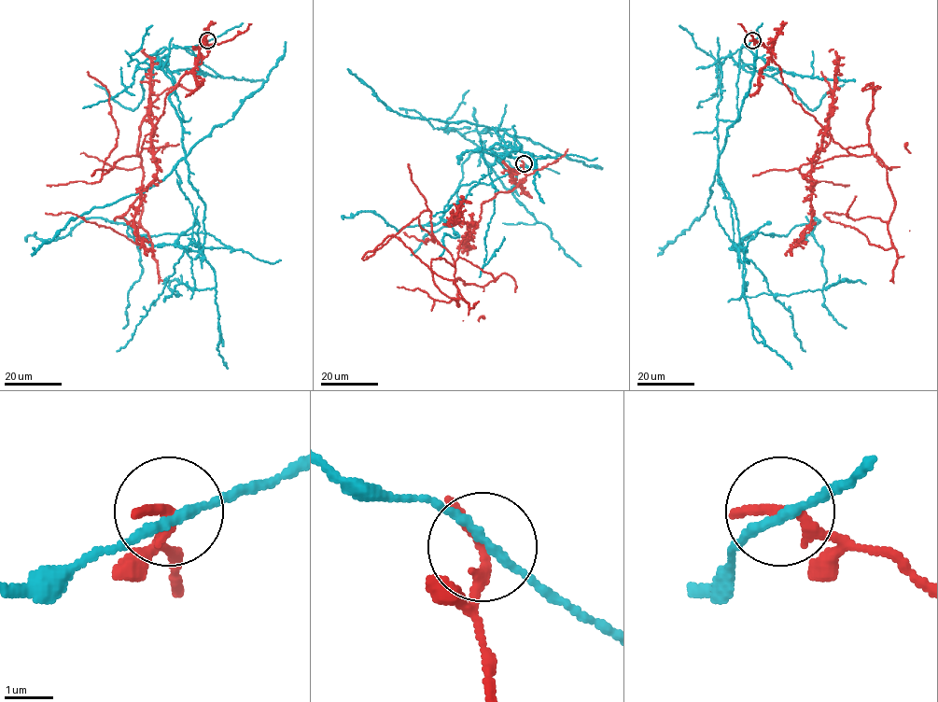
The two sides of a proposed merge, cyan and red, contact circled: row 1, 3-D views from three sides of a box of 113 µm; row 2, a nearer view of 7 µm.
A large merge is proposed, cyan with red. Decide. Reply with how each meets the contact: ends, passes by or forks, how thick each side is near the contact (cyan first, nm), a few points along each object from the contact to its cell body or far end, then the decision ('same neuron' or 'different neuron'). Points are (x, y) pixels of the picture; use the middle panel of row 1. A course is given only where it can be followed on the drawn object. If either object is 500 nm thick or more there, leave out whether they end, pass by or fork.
cyan passes by; red ends; calibres 170 and 280 nm; course cyan (524, 163), (473, 150), (498, 148), (498, 128), (544, 158), (461, 185), (440, 258); course red (524, 163), (524, 182), (482, 203), (459, 245), (455, 301), (468, 303), (393, 235), (361, 259); different neuron

